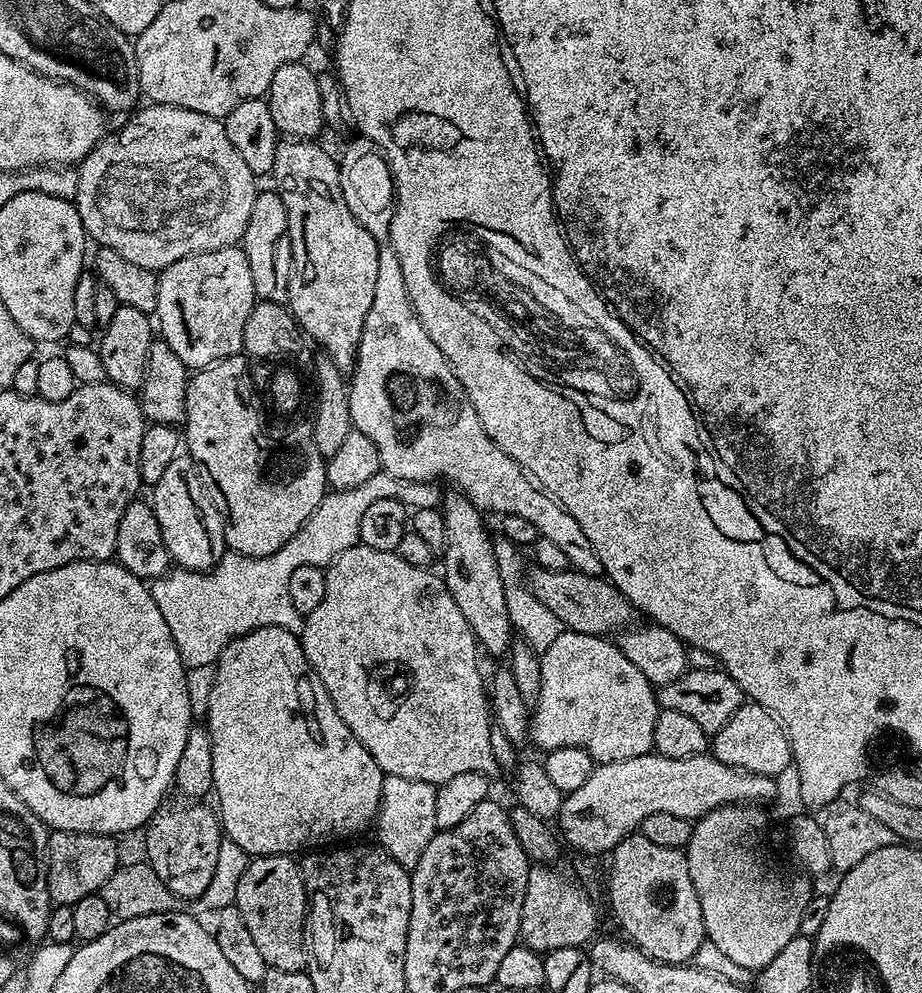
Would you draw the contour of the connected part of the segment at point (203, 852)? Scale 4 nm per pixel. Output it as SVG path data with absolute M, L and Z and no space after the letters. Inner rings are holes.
M179 802L180 804L165 803L152 815L143 829L144 848L148 851L147 863L151 864L154 874L181 901L191 902L200 897L210 886L210 878L214 878L214 870L220 857L220 841L222 829L219 815L207 808L204 802Z

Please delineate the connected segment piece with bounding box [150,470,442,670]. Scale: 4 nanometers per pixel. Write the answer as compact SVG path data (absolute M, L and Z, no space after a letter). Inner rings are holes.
M381 470L350 490L329 491L322 498L318 510L314 510L314 514L310 514L307 522L300 527L298 534L294 534L294 538L290 538L290 542L274 554L244 556L228 550L207 572L172 570L151 581L152 597L162 618L166 618L166 626L170 626L174 646L178 646L185 669L211 669L231 640L256 628L278 626L297 634L303 632L304 617L294 610L294 602L290 602L290 574L294 574L298 566L307 564L327 566L338 558L340 552L360 543L362 514L366 514L374 502L394 498L410 510L440 508L440 487L436 482L394 478L394 474Z

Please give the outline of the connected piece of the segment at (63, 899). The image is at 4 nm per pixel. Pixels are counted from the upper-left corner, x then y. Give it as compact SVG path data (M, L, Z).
M53 831L48 837L47 889L55 905L74 905L102 888L116 871L117 841L113 837Z

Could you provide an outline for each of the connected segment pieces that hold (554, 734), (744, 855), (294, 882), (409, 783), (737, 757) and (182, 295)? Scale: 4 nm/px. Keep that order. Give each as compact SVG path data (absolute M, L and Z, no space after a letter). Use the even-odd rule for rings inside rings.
M565 630L550 642L550 646L539 657L540 697L534 700L534 711L530 716L530 740L545 753L566 746L586 750L596 764L626 762L626 758L647 756L653 751L654 724L662 710L657 689L622 654L619 643L603 636L591 636L581 632Z
M727 804L701 816L695 821L686 849L690 878L702 906L706 939L718 946L735 965L749 970L759 970L774 962L786 944L800 935L802 914L814 895L807 875L791 876L768 864L768 856L764 853L764 827L768 824L768 816L760 808L763 807Z
M291 855L258 856L249 859L238 881L235 906L269 968L302 972L307 969L310 948L306 943L308 891L299 863Z
M385 776L380 799L380 812L374 821L374 832L380 835L379 847L385 848L398 862L409 870L418 866L418 858L422 858L422 850L430 846L430 838L437 834L434 822L434 798L437 785L418 782L414 778L398 778Z
M751 702L744 703L734 718L730 718L730 722L711 737L710 754L726 766L759 776L780 778L787 768L789 771L793 767L790 742L783 724L779 724L765 708Z
M233 246L199 252L174 262L159 273L158 306L154 313L159 335L182 358L189 370L199 370L225 360L228 356L239 356L244 352L244 331L246 318L250 318L252 307L258 303L254 290L254 278L250 278L250 262L246 262L243 247Z

